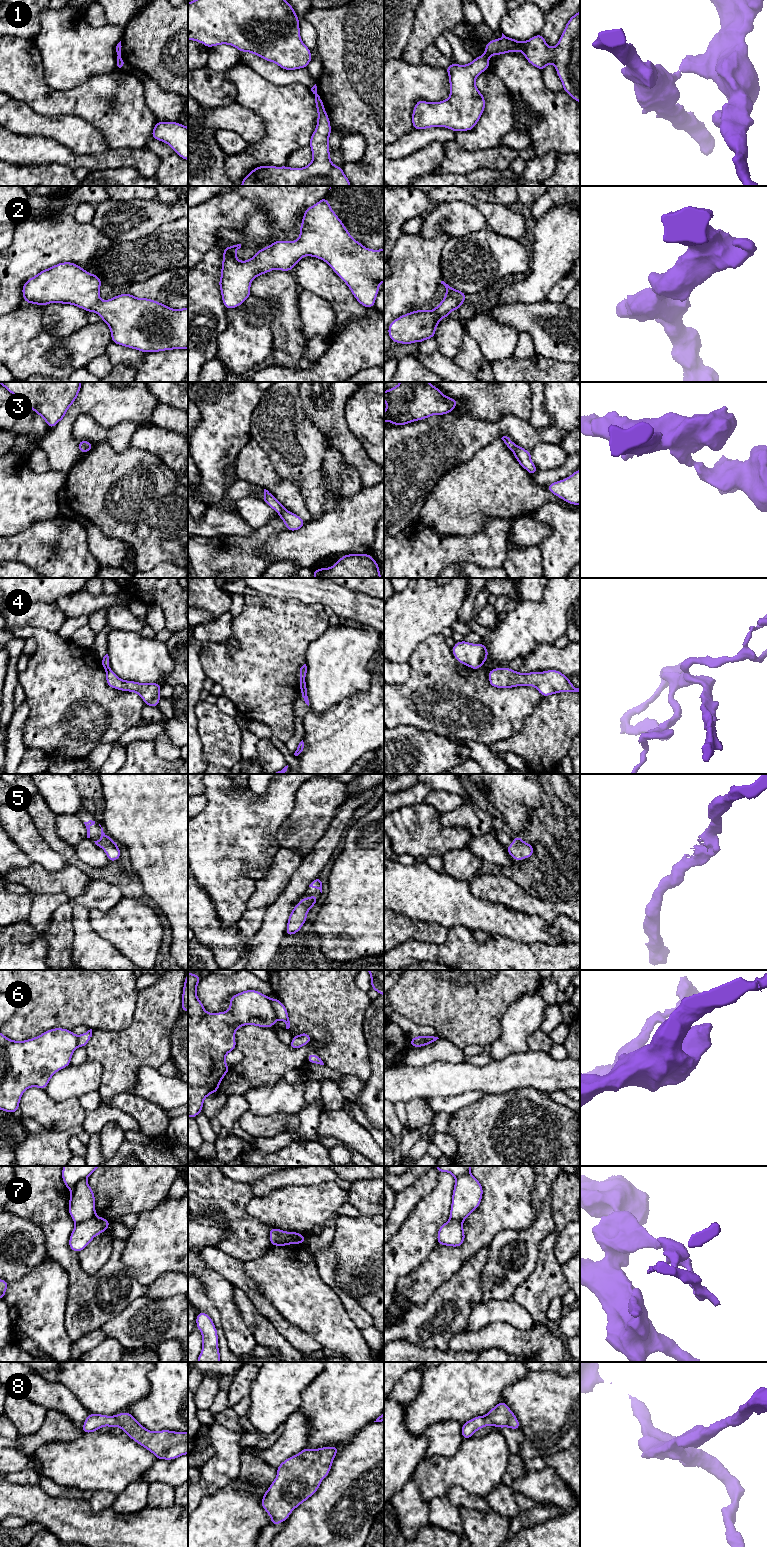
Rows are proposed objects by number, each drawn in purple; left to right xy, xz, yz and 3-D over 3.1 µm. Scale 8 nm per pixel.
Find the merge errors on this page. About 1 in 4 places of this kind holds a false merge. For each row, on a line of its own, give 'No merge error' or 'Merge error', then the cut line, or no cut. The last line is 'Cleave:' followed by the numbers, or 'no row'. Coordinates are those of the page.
1: Merge error. Split along yz (484, 53), (487, 56)
2: No merge error. No split
3: No merge error. No split
4: Merge error. Split along xz (305, 685), (300, 688)
5: No merge error. No split
6: Merge error. Split along xz (270, 1000), (277, 1018)
7: Merge error. Split along xy (95, 1216), (76, 1223)
8: No merge error. No split
Cleave: 1, 4, 6, 7

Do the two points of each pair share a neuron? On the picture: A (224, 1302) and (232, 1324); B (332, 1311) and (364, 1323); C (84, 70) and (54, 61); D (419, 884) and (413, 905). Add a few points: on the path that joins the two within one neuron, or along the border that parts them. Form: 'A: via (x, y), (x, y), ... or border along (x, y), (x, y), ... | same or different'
A: via (227, 1307), (231, 1319) | same
B: border along (339, 1298), (347, 1314), (361, 1331) | different
C: via (77, 63), (75, 61), (61, 61) | same
D: via (418, 889), (418, 900) | same

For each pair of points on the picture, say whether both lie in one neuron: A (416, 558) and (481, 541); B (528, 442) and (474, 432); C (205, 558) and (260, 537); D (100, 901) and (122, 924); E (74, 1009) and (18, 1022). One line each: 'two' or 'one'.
A: one
B: one
C: one
D: two
E: one

